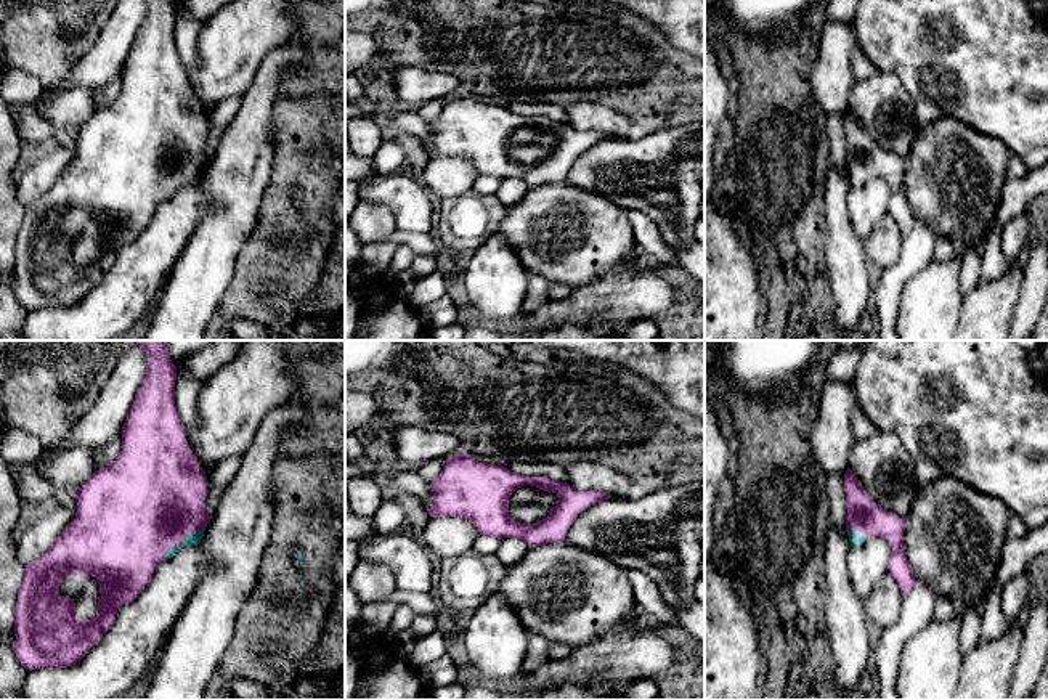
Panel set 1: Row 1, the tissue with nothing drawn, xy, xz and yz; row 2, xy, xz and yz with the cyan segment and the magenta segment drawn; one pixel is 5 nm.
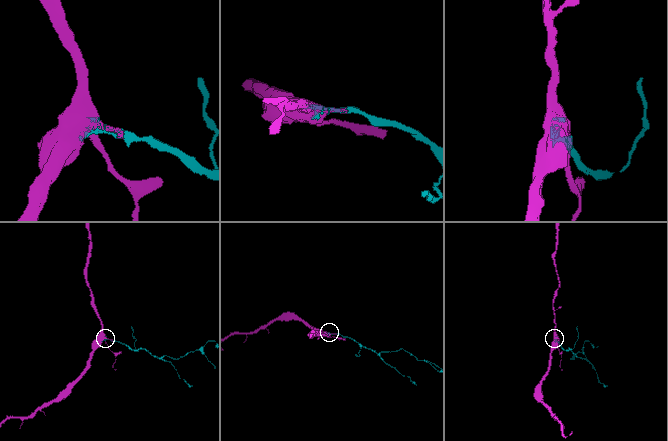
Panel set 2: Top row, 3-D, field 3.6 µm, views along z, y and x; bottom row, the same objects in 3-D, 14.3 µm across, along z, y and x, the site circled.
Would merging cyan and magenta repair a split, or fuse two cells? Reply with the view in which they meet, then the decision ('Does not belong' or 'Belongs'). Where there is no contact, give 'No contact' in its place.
Touches cyan in xy. Belongs

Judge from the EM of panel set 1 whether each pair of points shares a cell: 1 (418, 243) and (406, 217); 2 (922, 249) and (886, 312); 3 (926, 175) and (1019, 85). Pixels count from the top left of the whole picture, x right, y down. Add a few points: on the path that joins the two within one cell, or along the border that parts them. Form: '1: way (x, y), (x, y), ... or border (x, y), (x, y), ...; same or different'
1: border (397, 228), (427, 233); different
2: way (907, 265), (893, 280), (886, 296); same
3: border (936, 119), (955, 118), (997, 137), (1007, 146); different

